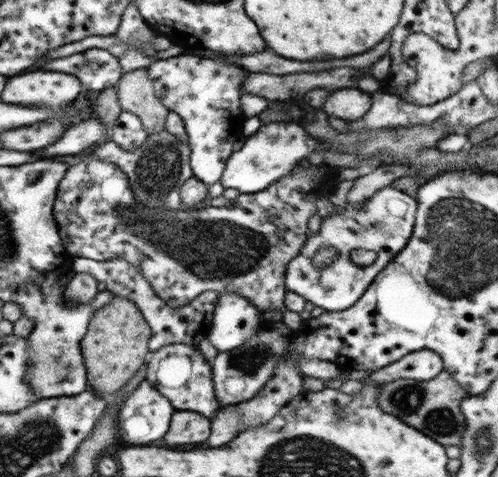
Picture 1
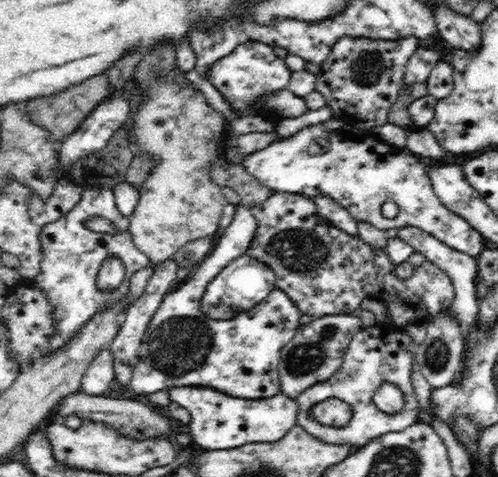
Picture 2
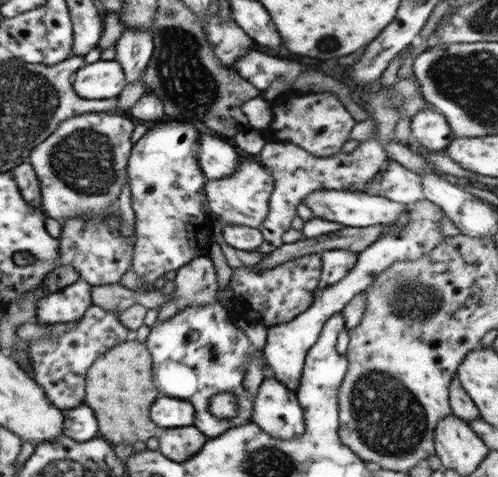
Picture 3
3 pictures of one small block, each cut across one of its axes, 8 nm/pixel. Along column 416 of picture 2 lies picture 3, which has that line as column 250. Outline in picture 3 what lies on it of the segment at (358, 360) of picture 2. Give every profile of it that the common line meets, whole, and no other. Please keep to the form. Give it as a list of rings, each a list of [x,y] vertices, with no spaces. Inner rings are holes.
[[[217,302],[189,306],[161,324],[155,322],[145,340],[153,360],[153,384],[161,392],[159,396],[191,402],[195,408],[193,426],[209,440],[225,434],[225,430],[249,424],[253,414],[253,396],[243,390],[247,350],[251,348],[251,344],[247,342],[245,334],[227,318],[229,312]],[[221,392],[231,392],[235,396],[237,414],[231,420],[219,420],[207,410],[209,398]]]

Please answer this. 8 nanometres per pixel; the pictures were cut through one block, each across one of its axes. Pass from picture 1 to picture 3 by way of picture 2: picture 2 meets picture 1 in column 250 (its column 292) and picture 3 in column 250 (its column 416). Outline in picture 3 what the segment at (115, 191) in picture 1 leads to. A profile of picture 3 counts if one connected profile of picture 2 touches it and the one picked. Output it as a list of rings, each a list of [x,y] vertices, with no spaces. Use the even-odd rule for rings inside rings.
[[[303,256],[283,262],[271,270],[251,270],[251,268],[235,268],[231,274],[229,288],[233,290],[235,302],[245,310],[243,320],[251,324],[259,324],[265,330],[289,324],[295,316],[305,312],[313,304],[313,294],[317,290],[321,278],[321,256]]]

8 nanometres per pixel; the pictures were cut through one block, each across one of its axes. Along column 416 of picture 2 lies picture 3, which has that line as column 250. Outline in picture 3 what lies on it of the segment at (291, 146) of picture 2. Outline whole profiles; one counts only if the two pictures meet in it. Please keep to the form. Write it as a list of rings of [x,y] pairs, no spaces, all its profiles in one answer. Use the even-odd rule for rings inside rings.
[[[237,156],[235,172],[229,174],[227,178],[209,180],[203,186],[203,190],[205,190],[207,206],[215,214],[215,218],[221,226],[223,224],[237,224],[237,226],[247,226],[247,228],[257,230],[269,214],[269,196],[273,192],[273,178],[271,178],[269,170],[263,168],[261,164]]]

